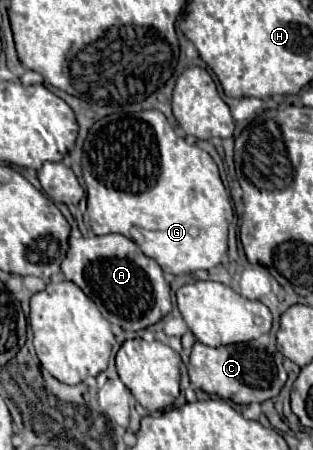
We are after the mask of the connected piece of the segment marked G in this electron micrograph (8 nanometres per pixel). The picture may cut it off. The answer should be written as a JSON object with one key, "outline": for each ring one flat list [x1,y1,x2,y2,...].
{"outline":[[161,111,99,119,83,145,83,179,93,233,121,233,133,239,165,273,213,269,227,253,227,229,234,210,219,169,207,151,179,137]]}

